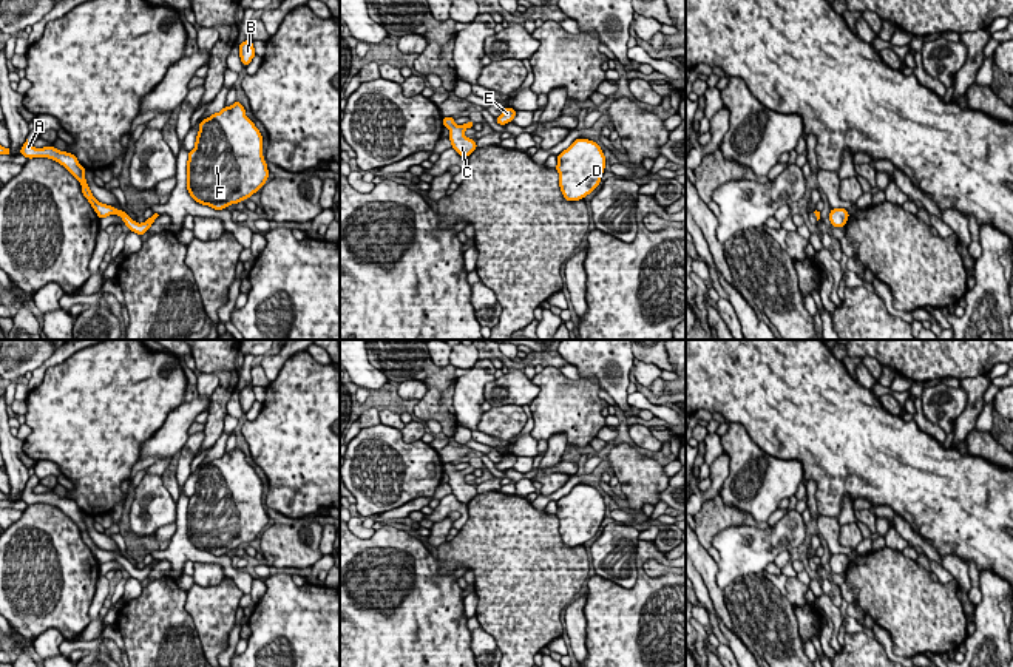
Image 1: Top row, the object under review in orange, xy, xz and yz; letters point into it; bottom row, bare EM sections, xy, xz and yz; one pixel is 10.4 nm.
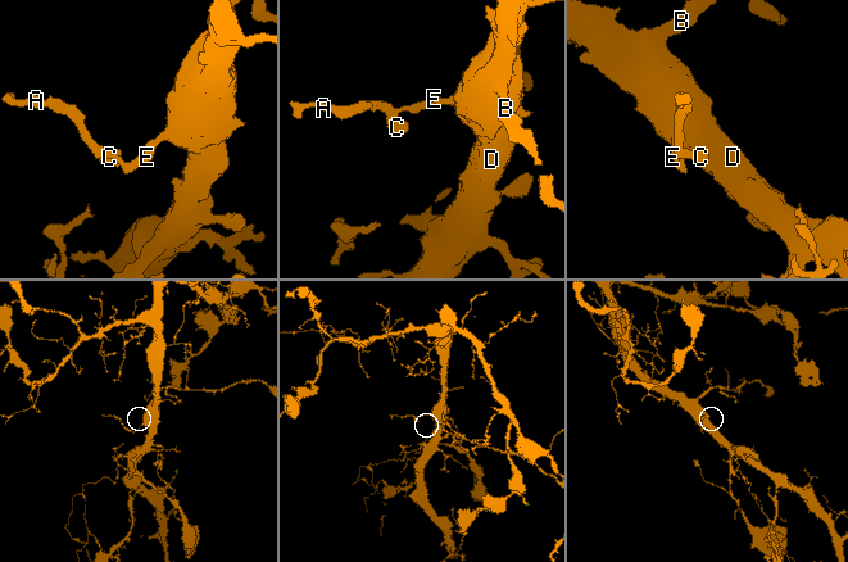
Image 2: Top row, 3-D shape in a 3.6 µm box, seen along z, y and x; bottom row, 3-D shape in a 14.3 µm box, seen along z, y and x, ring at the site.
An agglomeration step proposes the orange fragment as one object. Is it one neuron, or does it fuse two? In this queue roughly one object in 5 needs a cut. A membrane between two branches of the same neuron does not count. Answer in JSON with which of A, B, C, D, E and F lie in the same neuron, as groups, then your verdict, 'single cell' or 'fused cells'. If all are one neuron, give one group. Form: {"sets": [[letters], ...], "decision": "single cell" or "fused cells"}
{"sets": [["A", "B", "C", "D", "E", "F"]], "decision": "single cell"}

